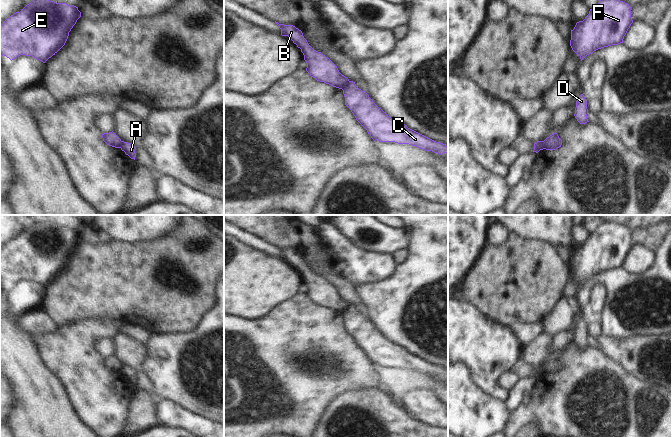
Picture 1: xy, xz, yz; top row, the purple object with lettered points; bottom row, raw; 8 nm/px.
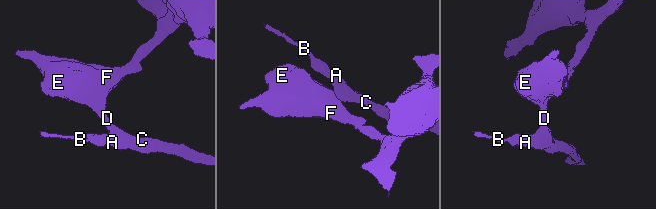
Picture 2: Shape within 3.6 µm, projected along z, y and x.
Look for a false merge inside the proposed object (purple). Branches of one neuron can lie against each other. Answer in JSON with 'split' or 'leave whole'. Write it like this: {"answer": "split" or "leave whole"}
{"answer": "split"}

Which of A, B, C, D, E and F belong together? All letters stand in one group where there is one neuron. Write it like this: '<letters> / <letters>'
A C D E F / B

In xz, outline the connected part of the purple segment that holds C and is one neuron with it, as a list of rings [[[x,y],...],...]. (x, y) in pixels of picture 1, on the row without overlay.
[[[348,305],[342,314],[345,329],[374,365],[409,368],[440,379],[448,377],[446,368],[436,366],[388,340],[355,306]]]

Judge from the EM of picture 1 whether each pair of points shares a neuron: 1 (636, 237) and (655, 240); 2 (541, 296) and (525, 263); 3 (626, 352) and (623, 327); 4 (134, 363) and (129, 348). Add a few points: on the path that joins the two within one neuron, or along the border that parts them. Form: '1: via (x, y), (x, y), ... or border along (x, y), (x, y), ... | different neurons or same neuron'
1: via (641, 237), (650, 237) | same neuron
2: via (531, 293), (525, 287), (525, 273) | same neuron
3: border along (602, 333), (617, 338), (647, 336) | different neurons
4: via (133, 359), (129, 352) | same neuron

